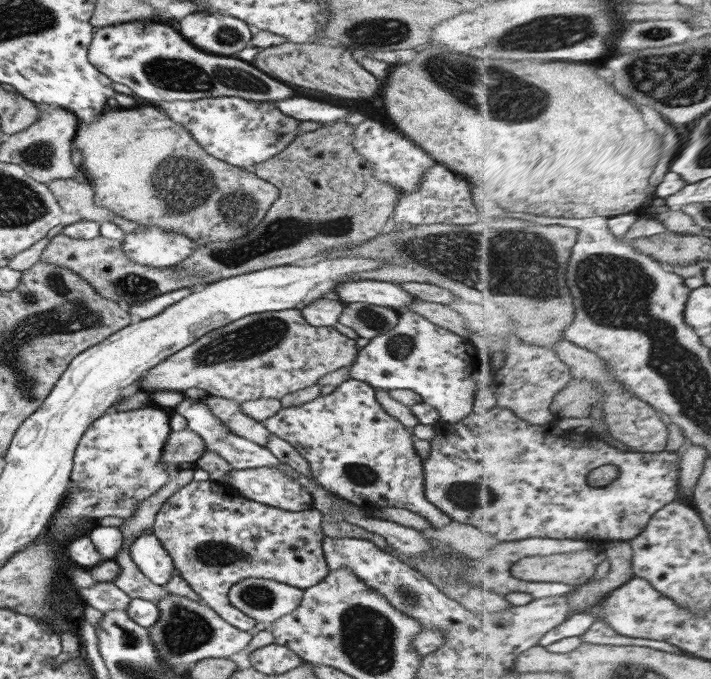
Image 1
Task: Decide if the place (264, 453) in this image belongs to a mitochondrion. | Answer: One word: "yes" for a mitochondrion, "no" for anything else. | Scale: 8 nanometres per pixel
no

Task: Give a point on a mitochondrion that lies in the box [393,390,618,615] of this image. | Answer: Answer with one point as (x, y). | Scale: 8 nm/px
(466, 496)

